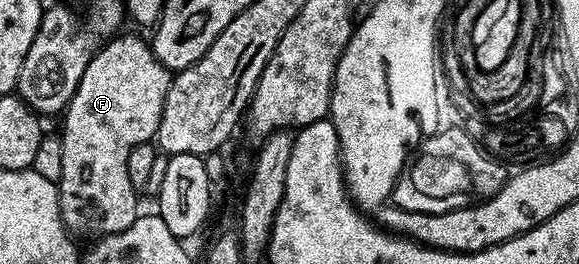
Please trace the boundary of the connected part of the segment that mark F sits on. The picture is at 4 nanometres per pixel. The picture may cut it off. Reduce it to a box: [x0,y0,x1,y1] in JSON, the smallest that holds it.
[59,35,173,237]

